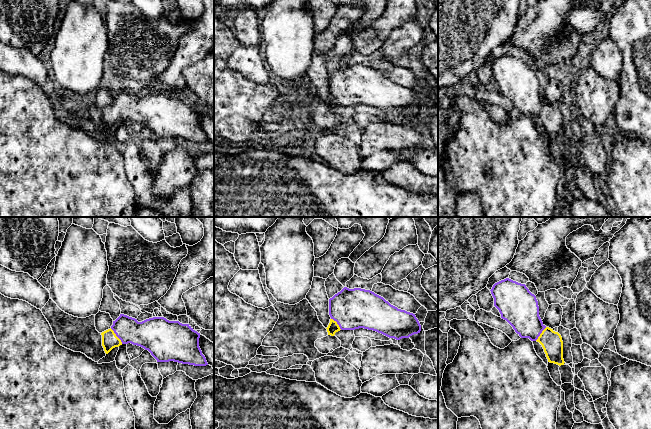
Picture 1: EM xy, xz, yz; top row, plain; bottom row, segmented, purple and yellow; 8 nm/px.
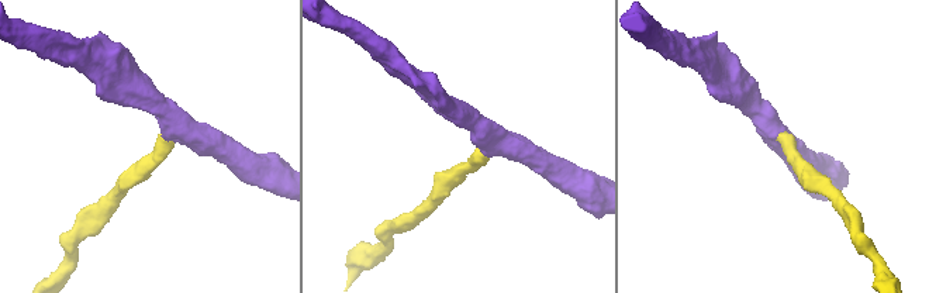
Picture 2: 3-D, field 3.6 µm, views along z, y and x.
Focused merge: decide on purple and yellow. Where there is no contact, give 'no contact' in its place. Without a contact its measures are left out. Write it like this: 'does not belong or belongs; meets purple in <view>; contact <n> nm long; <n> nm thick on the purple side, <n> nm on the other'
belongs; meets purple in xy; contact 160 nm long; 220 nm thick on the purple side, 130 nm on the other

